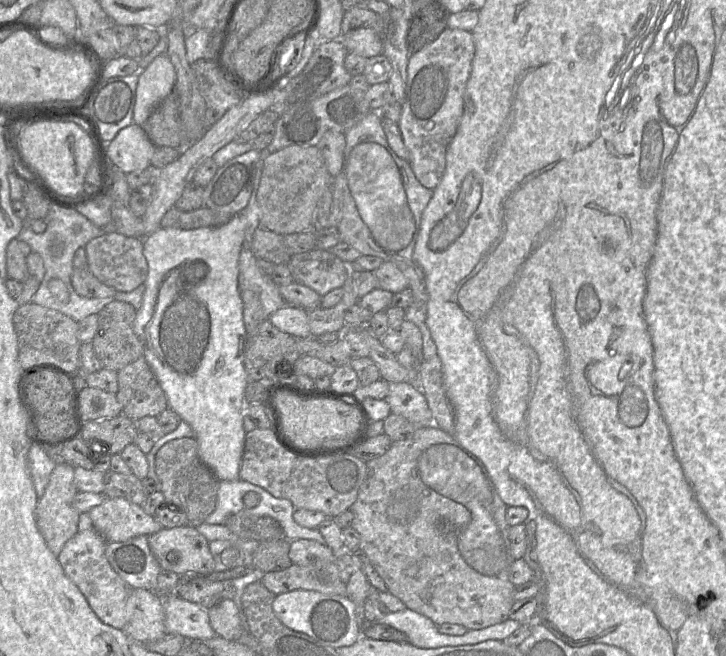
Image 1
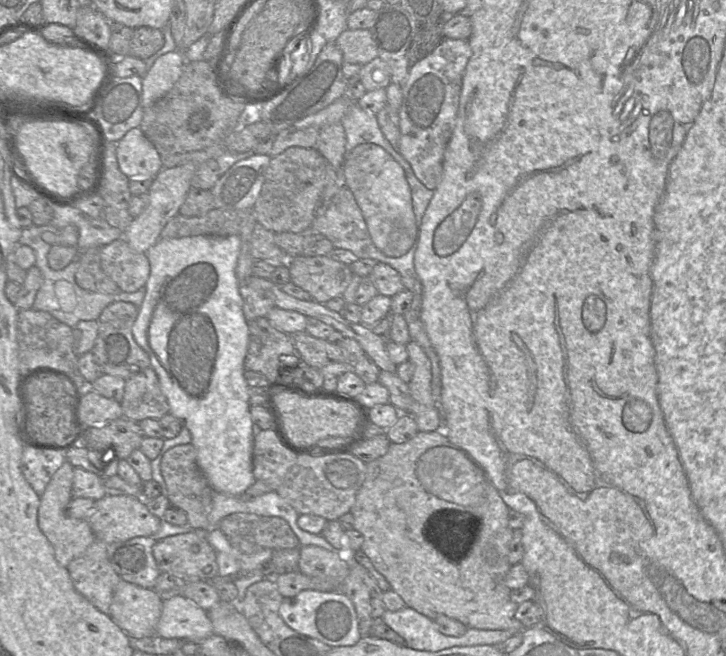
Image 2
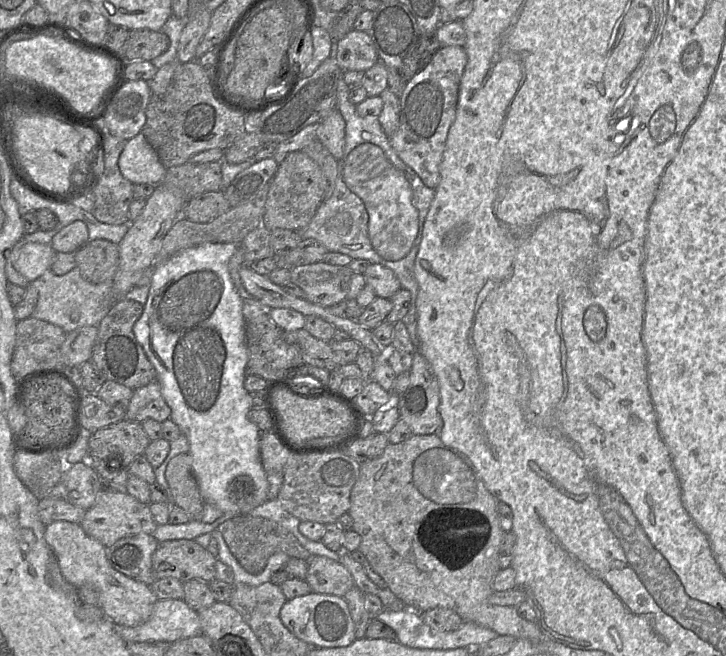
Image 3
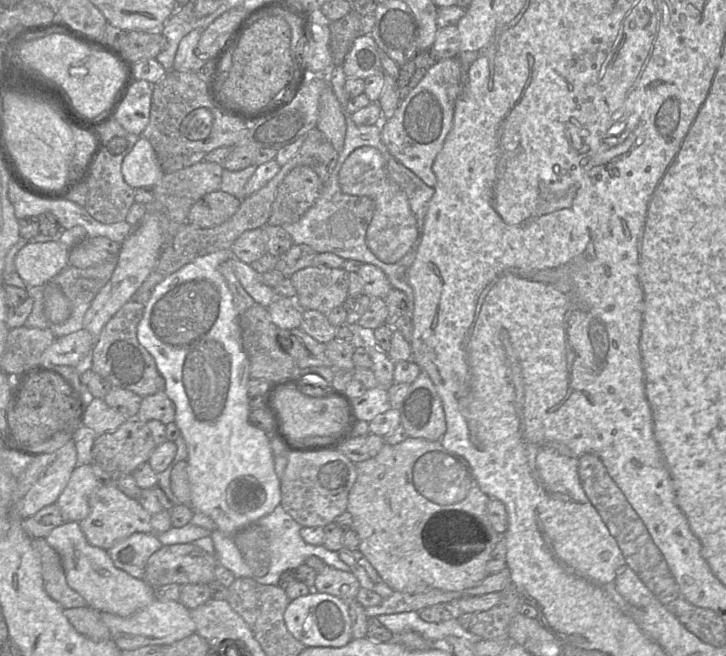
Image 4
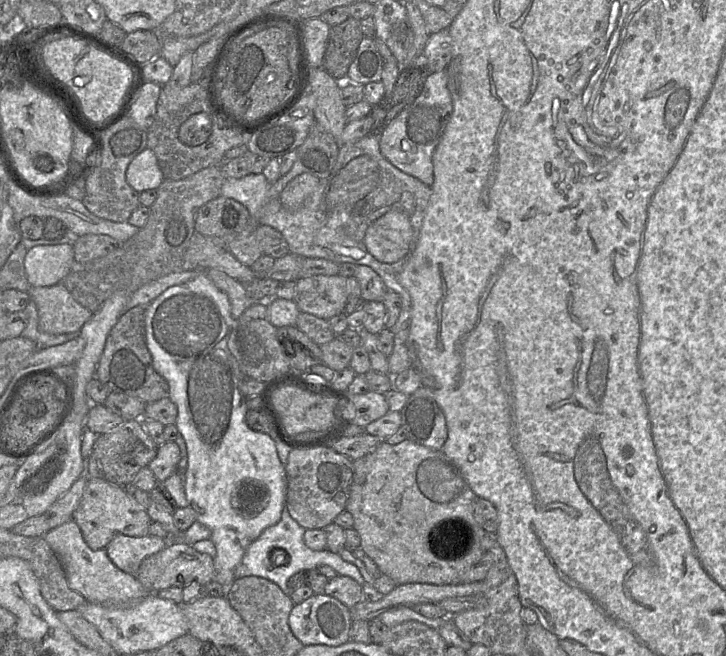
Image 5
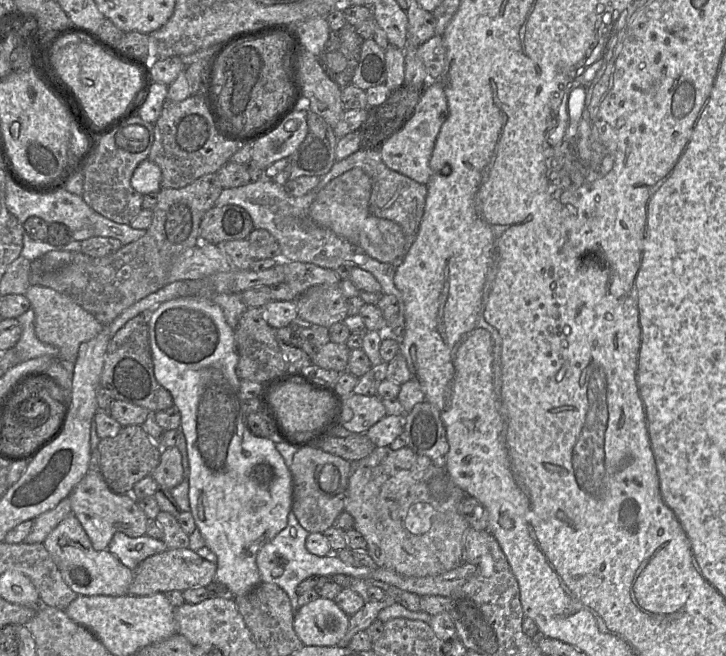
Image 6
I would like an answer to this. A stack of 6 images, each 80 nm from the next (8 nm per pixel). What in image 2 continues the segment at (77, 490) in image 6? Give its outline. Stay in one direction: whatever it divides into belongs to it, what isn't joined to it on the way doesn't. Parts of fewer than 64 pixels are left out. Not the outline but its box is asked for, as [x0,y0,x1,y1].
[87,495,161,545]

